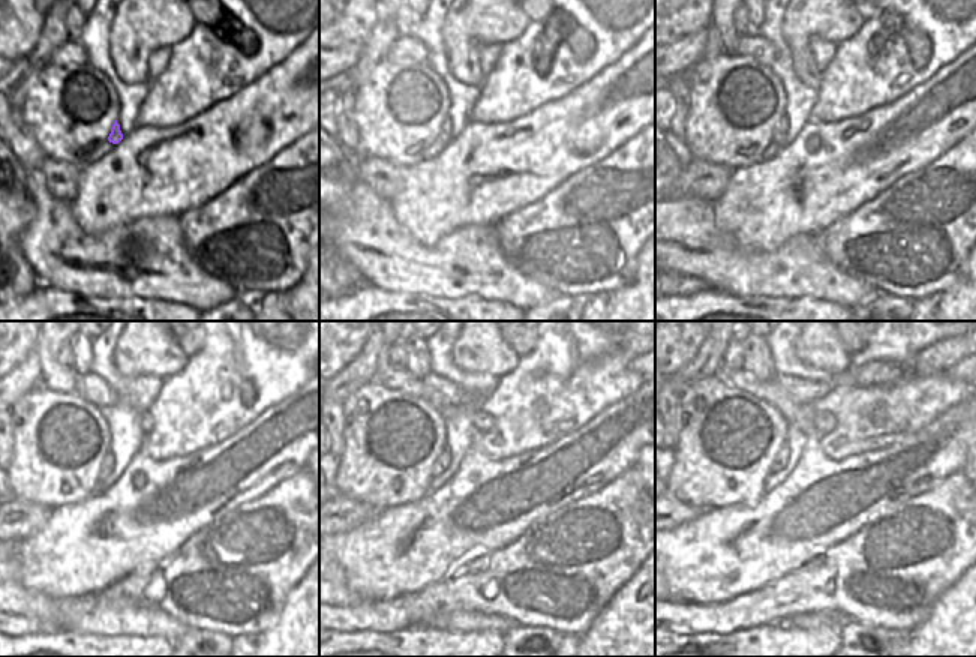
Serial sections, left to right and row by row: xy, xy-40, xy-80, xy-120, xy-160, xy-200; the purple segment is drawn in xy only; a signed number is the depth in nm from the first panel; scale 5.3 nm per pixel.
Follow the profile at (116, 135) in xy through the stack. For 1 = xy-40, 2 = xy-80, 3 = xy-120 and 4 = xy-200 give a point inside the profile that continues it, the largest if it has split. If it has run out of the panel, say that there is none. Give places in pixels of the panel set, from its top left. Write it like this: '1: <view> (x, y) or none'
1: xy-40 (444, 134)
2: xy-80 (781, 126)
3: xy-120 (107, 464)
4: xy-200 (780, 459)

